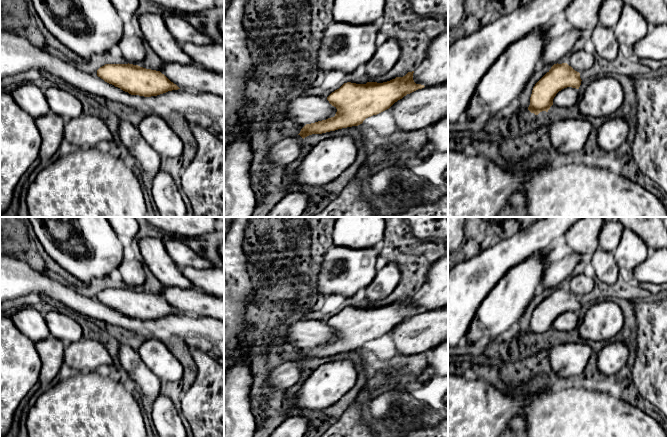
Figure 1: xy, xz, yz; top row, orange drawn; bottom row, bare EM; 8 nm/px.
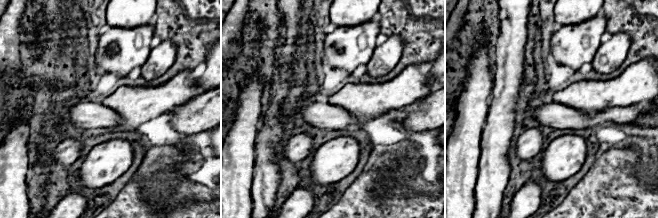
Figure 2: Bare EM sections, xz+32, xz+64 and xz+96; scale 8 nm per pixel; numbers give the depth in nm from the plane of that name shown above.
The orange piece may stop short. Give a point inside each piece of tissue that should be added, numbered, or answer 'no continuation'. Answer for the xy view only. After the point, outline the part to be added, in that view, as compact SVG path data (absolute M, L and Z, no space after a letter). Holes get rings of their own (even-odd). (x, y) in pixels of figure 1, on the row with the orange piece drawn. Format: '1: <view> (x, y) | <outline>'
no continuation

